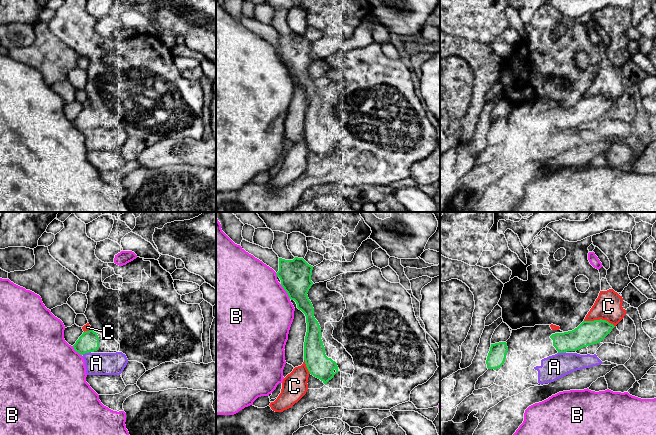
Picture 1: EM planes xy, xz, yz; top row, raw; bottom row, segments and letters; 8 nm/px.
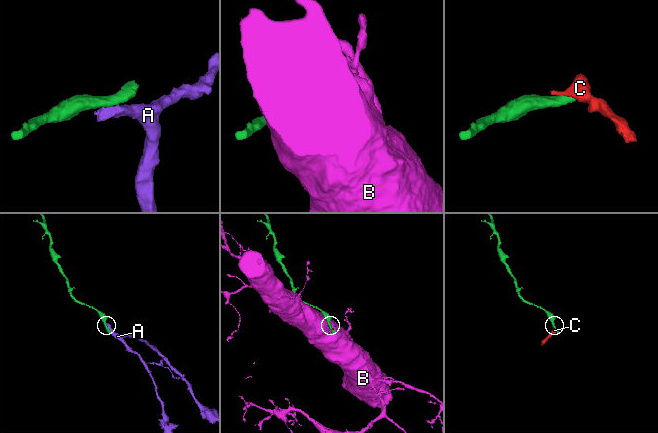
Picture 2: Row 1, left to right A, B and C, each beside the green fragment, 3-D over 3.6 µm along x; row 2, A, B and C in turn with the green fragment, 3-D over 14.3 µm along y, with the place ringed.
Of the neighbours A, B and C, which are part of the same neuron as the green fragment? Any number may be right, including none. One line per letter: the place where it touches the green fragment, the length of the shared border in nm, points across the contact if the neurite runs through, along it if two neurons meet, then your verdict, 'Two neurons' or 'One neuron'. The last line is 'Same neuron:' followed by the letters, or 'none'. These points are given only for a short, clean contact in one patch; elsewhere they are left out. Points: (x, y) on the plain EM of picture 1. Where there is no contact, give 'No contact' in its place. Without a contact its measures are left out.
A: Touches green at xy (86, 128). Shared border 80 nm. Boundary: xy (90, 127), (82, 130). Two neurons
B: Touches green at xz (286, 67). Shared border 150 nm. Two neurons
C: Touches green at yz (600, 95). Shared border 260 nm. Two neurons
Same neuron: none

